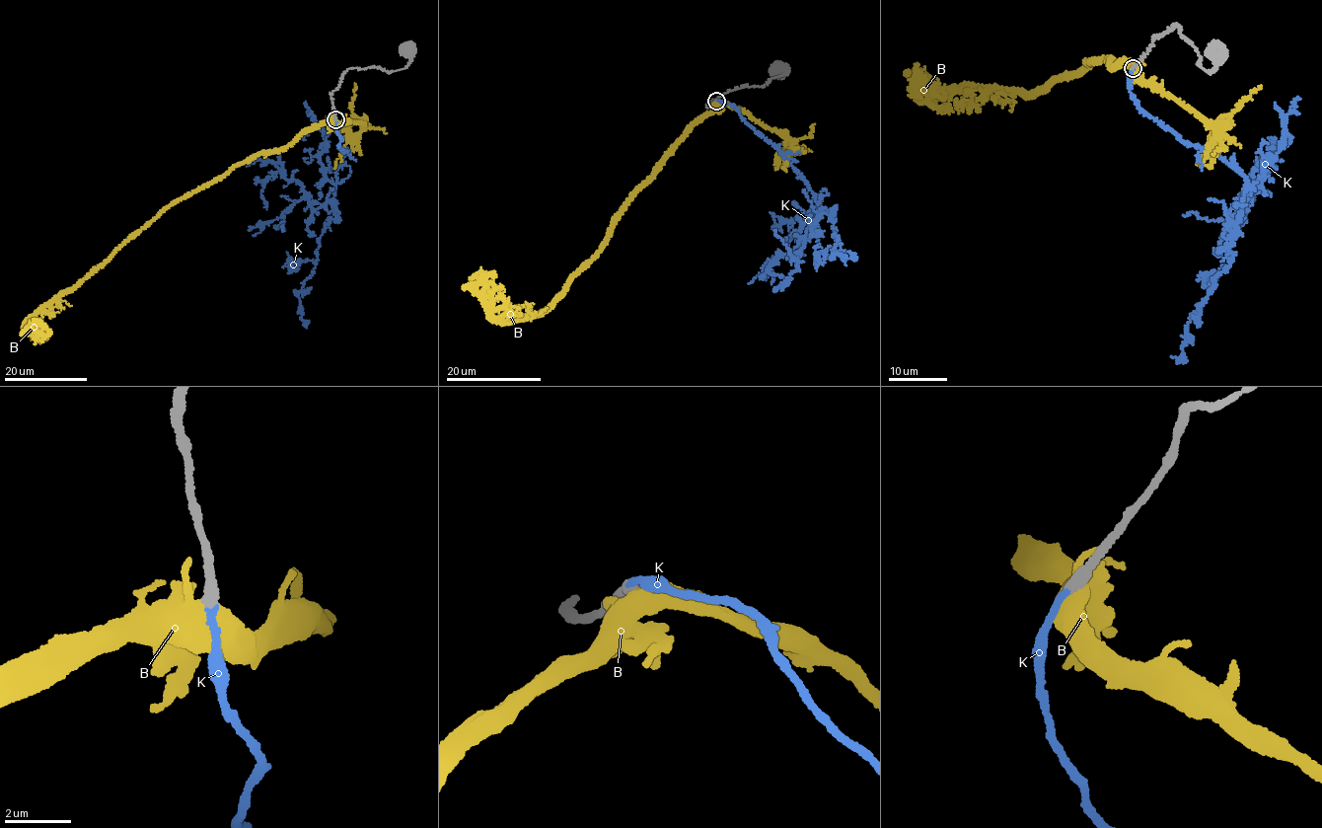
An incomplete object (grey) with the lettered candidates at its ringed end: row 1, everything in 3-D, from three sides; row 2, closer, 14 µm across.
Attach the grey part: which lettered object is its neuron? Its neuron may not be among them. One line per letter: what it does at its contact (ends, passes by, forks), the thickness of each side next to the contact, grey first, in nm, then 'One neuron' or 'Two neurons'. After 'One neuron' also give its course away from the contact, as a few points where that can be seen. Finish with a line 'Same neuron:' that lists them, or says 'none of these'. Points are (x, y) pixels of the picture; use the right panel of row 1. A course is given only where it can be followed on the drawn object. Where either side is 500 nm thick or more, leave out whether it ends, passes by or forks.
B: Thickness 380 nm (grey) against 550 nm. Two neurons
K: It ends there. Thickness 380 nm (grey) against 200 nm. One neuron. Its course: (1134, 69), (1136, 106), (1246, 182), (1236, 235), (1218, 249), (1227, 247), (1231, 263), (1171, 356)
Same neuron: K

